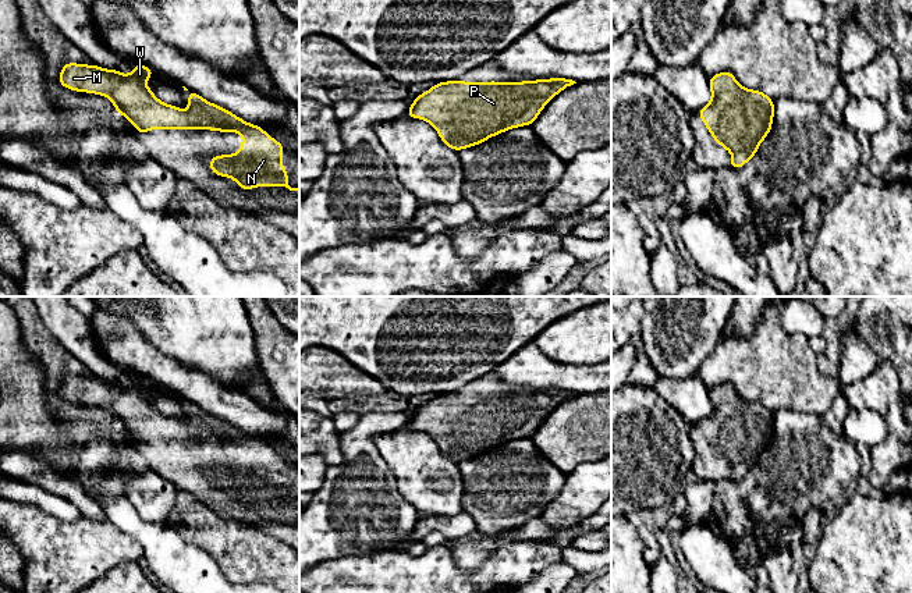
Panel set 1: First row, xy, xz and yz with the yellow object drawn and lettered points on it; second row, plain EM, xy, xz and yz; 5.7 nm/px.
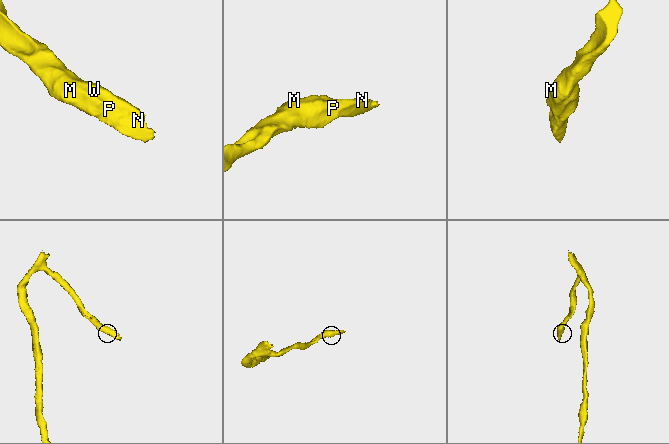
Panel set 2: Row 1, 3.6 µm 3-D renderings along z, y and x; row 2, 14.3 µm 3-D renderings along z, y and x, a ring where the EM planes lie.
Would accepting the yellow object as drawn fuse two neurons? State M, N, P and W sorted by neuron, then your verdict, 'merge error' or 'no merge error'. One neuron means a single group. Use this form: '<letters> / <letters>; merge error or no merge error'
M N P W; no merge error

